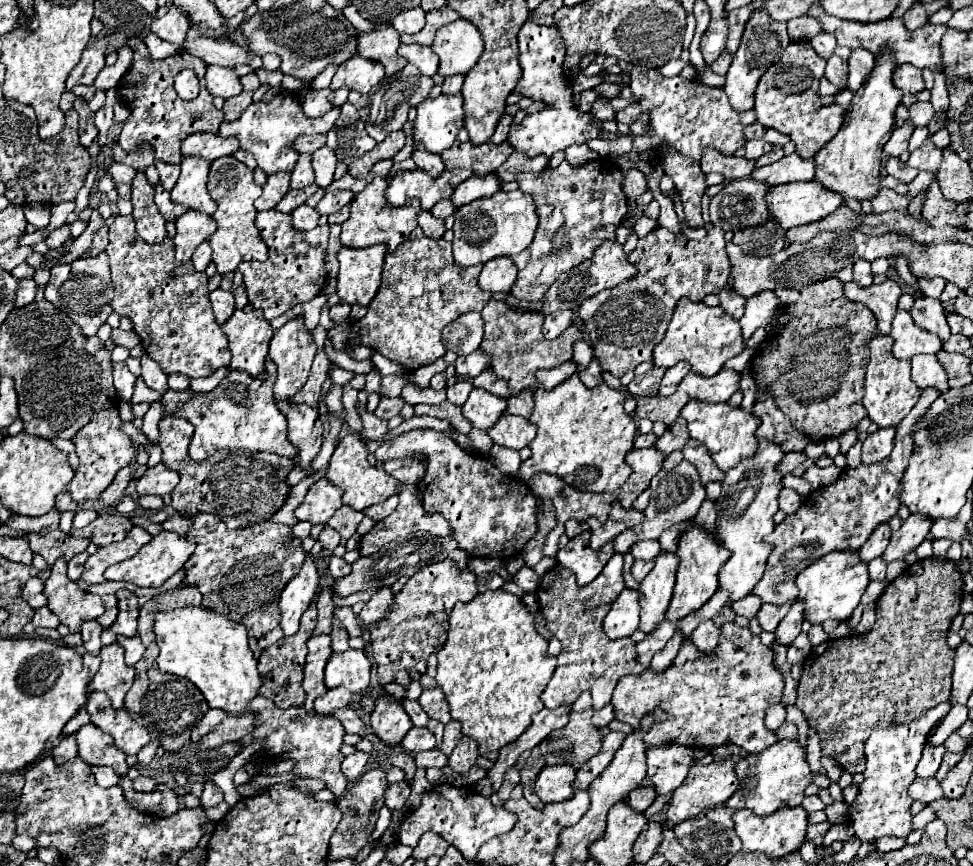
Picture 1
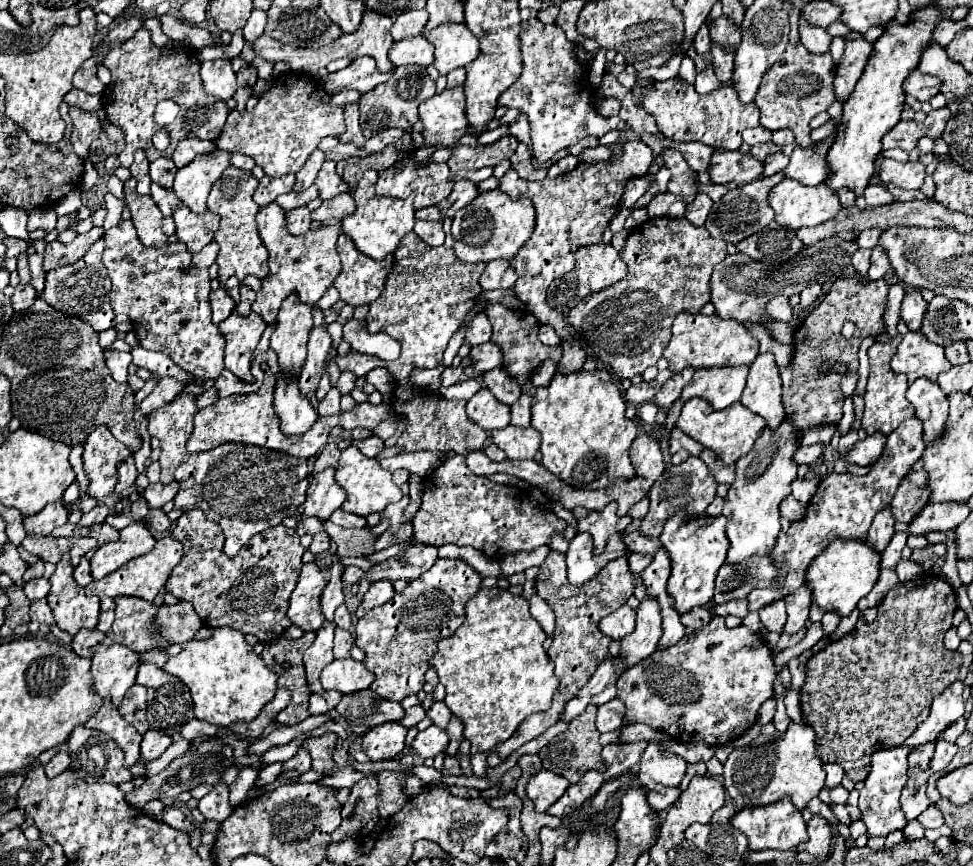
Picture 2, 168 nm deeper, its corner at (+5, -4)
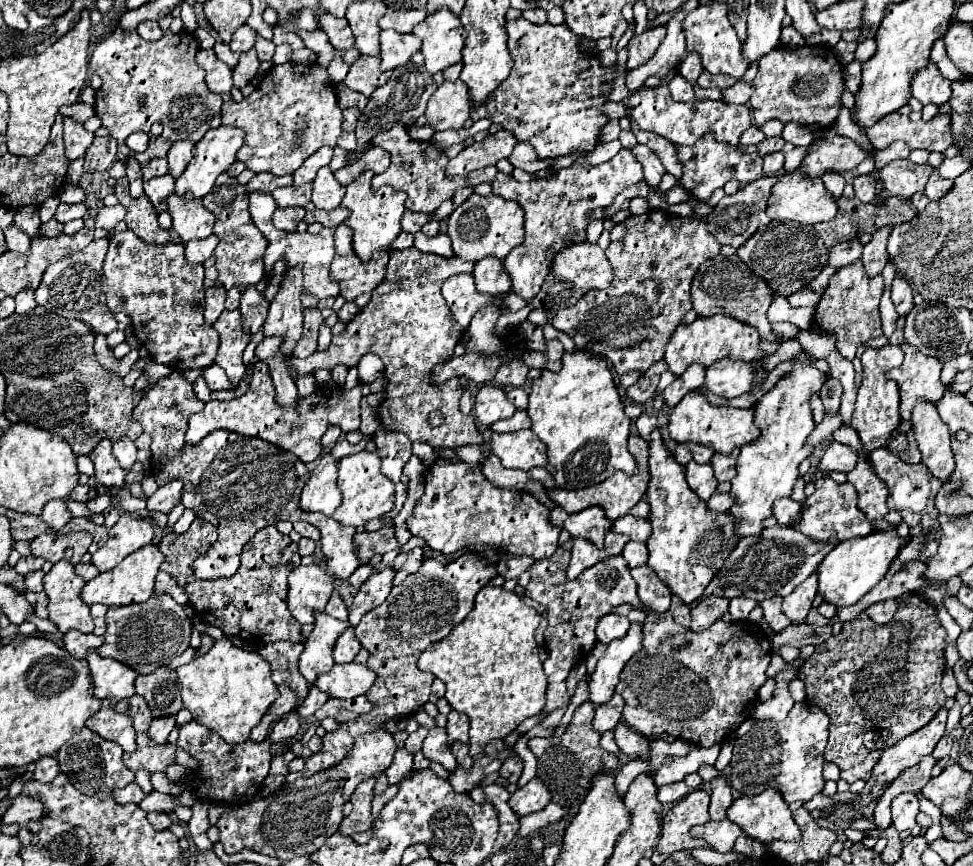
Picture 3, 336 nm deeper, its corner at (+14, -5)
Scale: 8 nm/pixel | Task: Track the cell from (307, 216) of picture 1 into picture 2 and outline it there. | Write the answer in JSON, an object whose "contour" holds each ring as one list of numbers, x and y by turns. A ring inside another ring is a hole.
{"contour":[[297,208,287,212,287,228,293,236,303,236,309,232,309,224,311,224,311,216,309,216,309,208]]}

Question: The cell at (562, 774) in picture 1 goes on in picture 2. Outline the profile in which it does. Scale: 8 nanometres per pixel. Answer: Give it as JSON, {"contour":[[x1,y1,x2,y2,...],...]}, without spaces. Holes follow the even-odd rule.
{"contour":[[541,770,527,784,527,796,533,800,537,812,547,812,567,790,569,782,563,776]]}

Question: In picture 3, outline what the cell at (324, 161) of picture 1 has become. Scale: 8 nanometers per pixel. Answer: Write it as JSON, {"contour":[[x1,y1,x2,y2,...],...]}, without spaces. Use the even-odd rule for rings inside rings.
{"contour":[[322,167,314,179,314,193,312,193,312,203,318,207,318,209,324,209,324,211,332,211,336,207,340,207,340,201,344,199,344,193,346,193,346,187,340,185,330,167]]}

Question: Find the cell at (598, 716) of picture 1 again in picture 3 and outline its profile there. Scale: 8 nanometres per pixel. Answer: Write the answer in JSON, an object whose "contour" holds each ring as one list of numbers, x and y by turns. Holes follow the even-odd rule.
{"contour":[[618,693,612,697,610,703,596,707,596,717,592,723,594,729,598,729,598,733,612,731,622,717,622,707,624,707,624,699]]}

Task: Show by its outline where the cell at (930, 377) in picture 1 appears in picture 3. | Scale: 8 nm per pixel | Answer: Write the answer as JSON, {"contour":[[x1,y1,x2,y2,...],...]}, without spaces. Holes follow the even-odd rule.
{"contour":[[918,401,912,413,912,425,922,453,922,463,928,471,942,483,950,479,954,471,954,455,950,449,950,433,942,419,938,417,936,405,928,401]]}

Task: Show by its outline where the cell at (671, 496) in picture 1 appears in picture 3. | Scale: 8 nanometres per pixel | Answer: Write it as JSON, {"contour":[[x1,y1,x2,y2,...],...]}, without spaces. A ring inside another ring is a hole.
{"contour":[[690,461,686,465,686,481,690,485,690,489,702,499,708,501,710,495,716,491,718,481,714,477,714,469,712,465,700,465,696,461]]}

